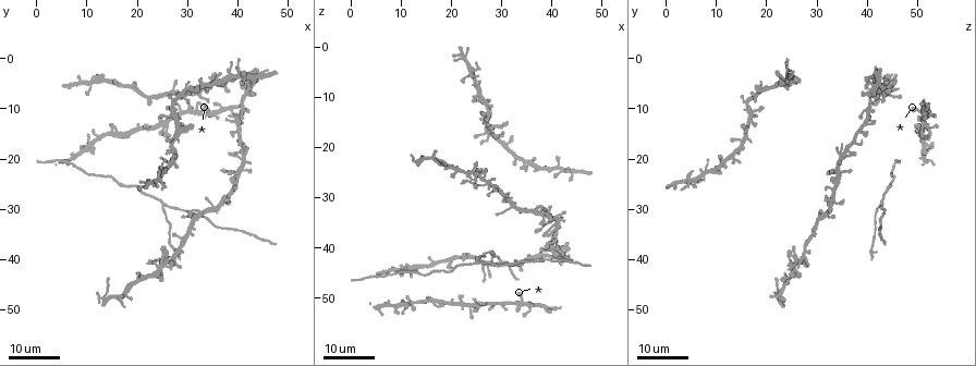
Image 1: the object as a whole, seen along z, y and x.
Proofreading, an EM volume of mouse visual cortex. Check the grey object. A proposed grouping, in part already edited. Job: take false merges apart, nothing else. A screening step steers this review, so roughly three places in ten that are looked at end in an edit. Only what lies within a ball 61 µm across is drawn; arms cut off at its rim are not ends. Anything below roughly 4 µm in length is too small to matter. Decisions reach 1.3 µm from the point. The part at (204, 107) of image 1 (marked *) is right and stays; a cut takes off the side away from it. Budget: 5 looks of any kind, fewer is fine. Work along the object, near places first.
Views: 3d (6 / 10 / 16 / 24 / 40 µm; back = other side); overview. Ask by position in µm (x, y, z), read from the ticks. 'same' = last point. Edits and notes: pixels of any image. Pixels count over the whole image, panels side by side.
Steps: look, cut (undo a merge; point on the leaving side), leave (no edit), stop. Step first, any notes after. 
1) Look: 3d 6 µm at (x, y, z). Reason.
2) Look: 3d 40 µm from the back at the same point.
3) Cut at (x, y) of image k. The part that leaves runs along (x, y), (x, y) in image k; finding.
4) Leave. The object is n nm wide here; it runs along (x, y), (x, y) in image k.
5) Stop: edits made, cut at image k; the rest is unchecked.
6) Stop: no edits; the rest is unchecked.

Look: 3d 24 µm at (25.0, 29.5, 43.0). Three arms meet.

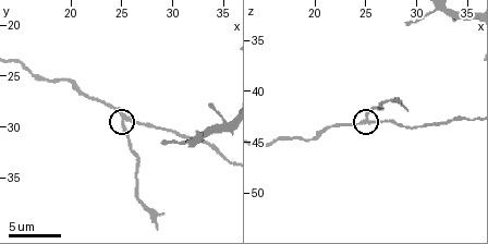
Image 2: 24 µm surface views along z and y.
Look: 3d 10 µm at (25.2, 29.4, 43.0).

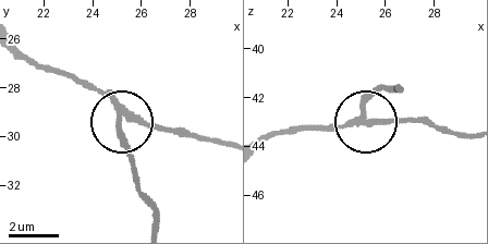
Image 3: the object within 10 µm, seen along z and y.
Cut at (120, 133) of image 3. The part that leaves runs along (116, 106), (116, 122), (131, 147), (154, 222) in image 3; a second cell is stuck on.

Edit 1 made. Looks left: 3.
Look: overview.

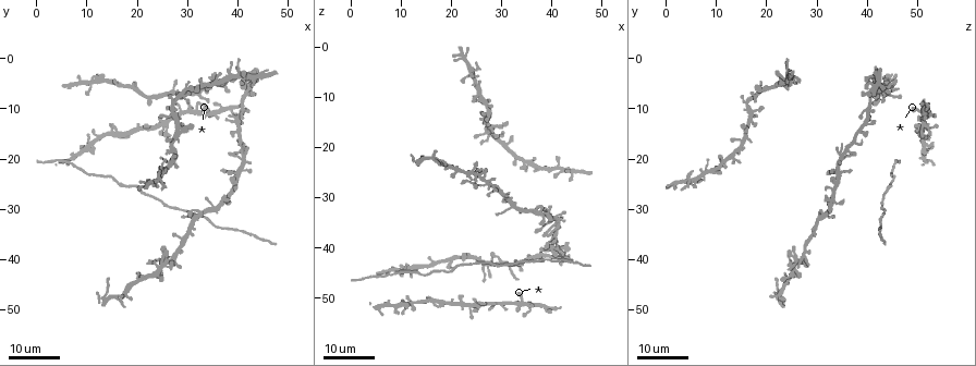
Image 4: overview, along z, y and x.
Look: 3d 24 µm at (24.0, 24.5, 4.5). Thin arm on a thick one.

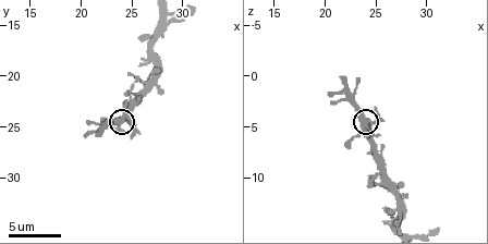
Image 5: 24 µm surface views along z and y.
Look: 3d 10 µm at (24.0, 24.2, 4.6).

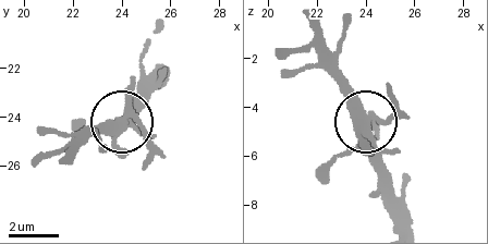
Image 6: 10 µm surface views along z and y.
Cut at (149, 148) of image 6. The object is 420 nm wide here; the part that leaves runs along (129, 118), (149, 143), (145, 166) in image 6; a second cell is stuck on.

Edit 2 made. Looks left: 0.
Stop: edits made, cut at image 3, cut at image 6; the rest is unchecked.

